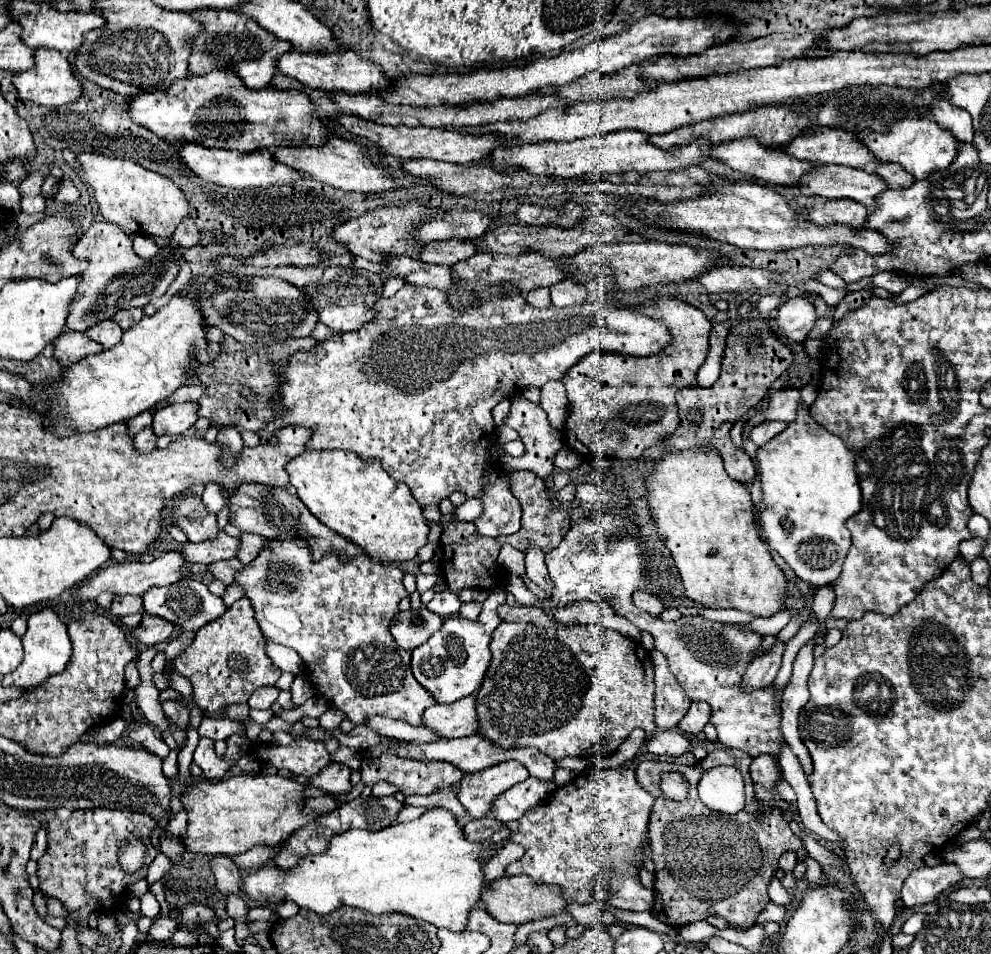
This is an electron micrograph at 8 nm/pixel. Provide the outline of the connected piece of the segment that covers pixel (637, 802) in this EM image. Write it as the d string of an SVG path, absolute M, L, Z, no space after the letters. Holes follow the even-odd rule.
M686 752L679 757L655 756L652 754L641 755L626 762L618 768L597 769L590 768L579 774L566 786L556 788L552 792L552 798L544 800L542 804L530 808L522 818L514 820L514 824L504 824L510 828L510 842L516 842L524 846L524 856L516 862L510 862L506 866L506 876L516 876L516 874L526 874L538 884L554 884L566 892L566 900L576 902L576 904L590 904L596 902L596 882L598 888L608 888L608 906L612 908L622 908L622 910L632 910L632 912L648 912L654 906L654 892L646 890L640 880L638 880L638 868L642 866L642 860L636 862L642 842L646 842L646 832L648 832L648 818L652 810L652 796L646 794L646 790L638 784L636 780L636 766L643 760L659 760L674 762L686 766L694 765L697 761L692 752ZM610 870L610 878L604 880L604 874Z

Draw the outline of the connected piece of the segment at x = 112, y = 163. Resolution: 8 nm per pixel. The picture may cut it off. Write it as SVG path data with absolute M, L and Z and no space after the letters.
M88 152L76 154L76 160L82 168L78 176L86 186L94 190L94 198L100 206L102 218L106 222L118 224L128 234L142 232L152 238L168 240L174 234L178 222L182 222L182 218L186 218L190 212L188 200L170 178L150 172L140 164L134 164L132 160L106 158L102 154Z

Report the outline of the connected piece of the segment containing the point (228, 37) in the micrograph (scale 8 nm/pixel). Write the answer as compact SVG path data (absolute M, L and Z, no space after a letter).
M202 8L190 14L194 20L202 24L202 32L192 42L192 54L188 60L188 68L192 74L208 74L212 70L230 70L234 72L248 88L266 88L270 78L276 72L276 60L280 54L290 52L292 44L286 40L278 40L272 32L260 28L248 16L234 10L214 10Z

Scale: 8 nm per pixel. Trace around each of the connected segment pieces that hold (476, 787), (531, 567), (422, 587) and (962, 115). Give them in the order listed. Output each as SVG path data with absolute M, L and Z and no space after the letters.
M506 760L478 772L464 774L460 780L458 800L466 808L468 818L482 818L492 808L492 802L498 794L524 782L528 776L526 766L518 764L516 760Z
M528 546L524 552L524 562L526 562L526 574L532 582L536 582L542 590L546 590L546 594L550 594L550 578L548 578L548 570L544 564L544 552L538 546Z
M419 573L416 576L416 588L420 594L434 587L438 581L439 576L437 574L422 574Z
M942 94L932 104L932 118L954 134L958 142L972 142L974 130L972 130L972 118L966 110L952 106Z

